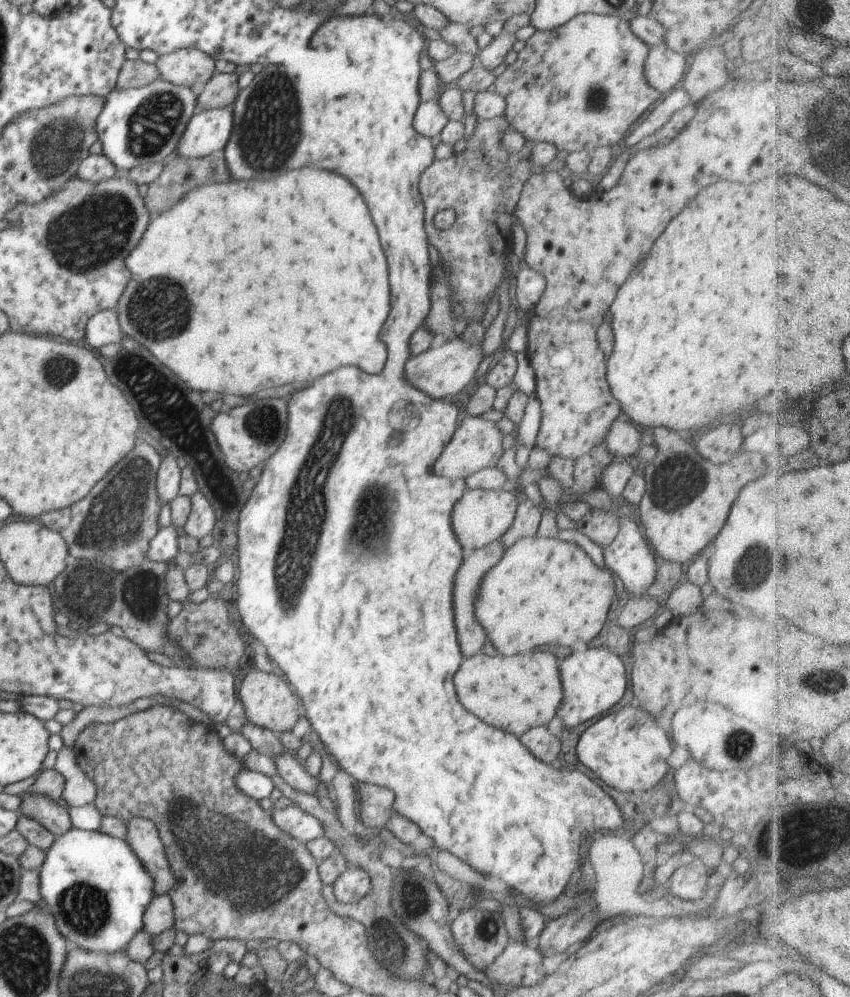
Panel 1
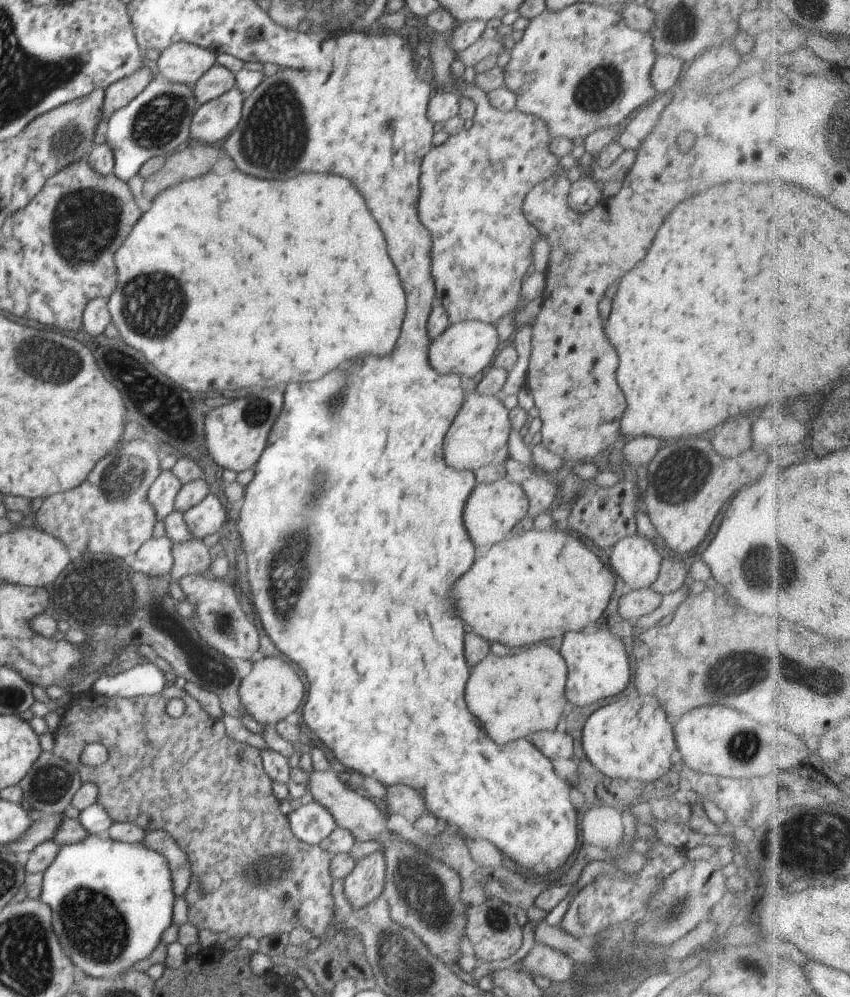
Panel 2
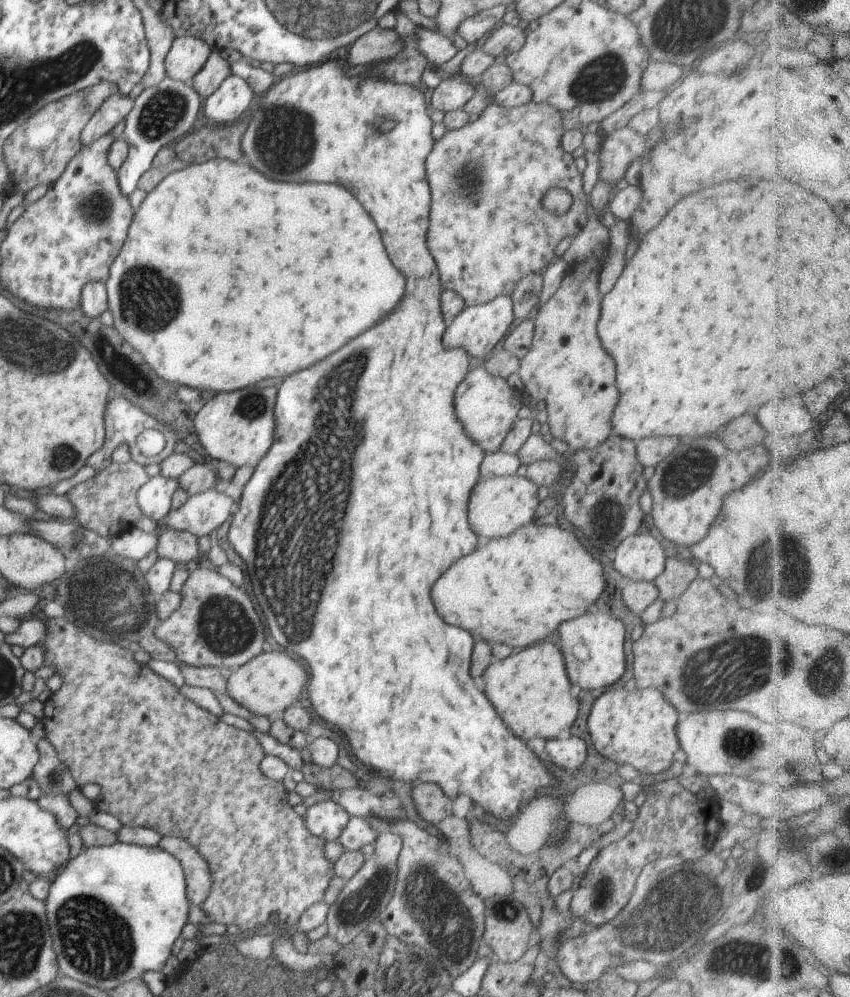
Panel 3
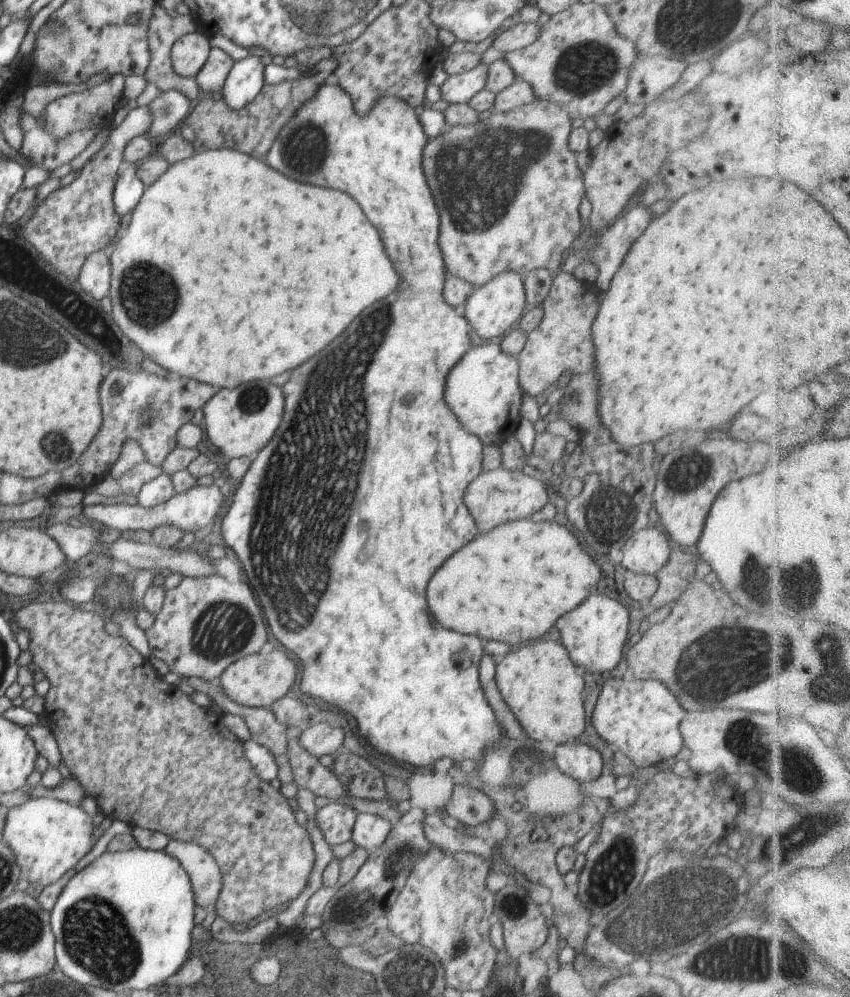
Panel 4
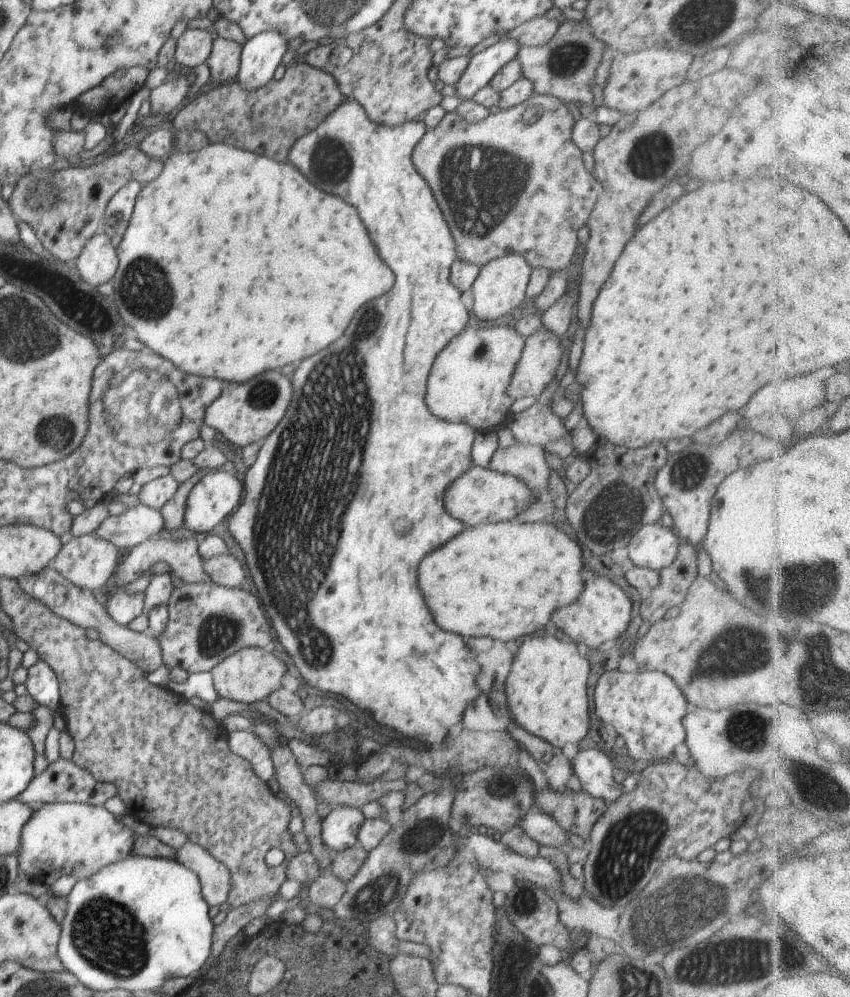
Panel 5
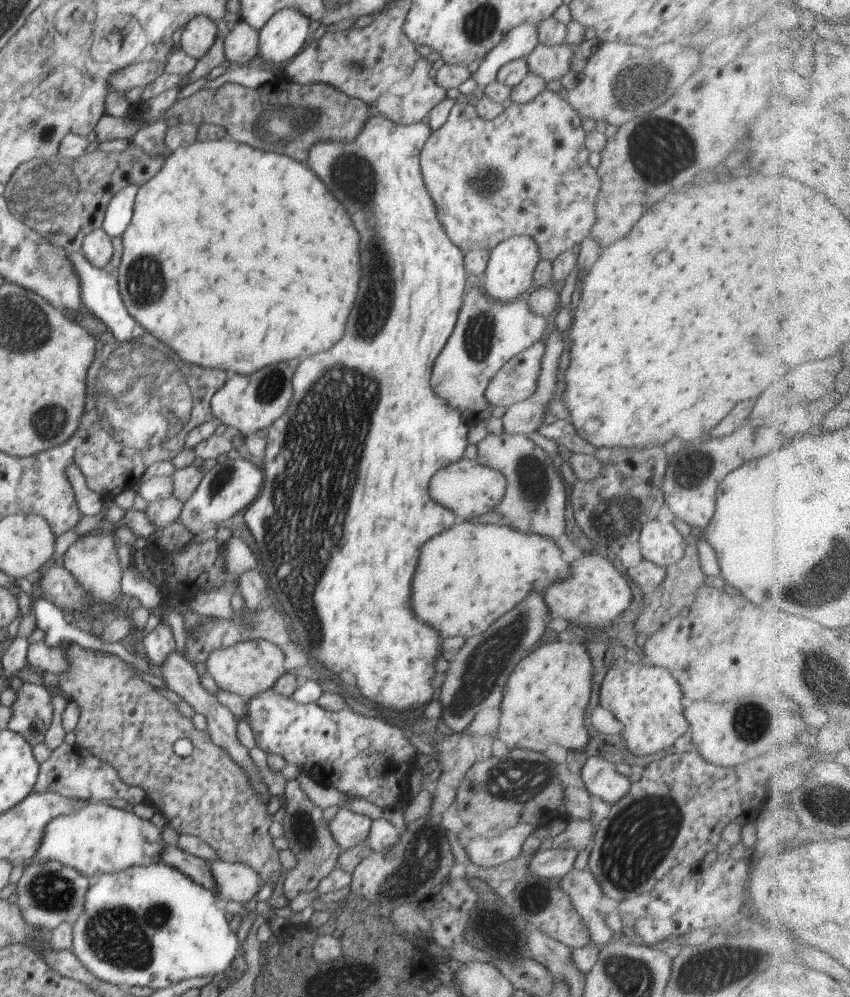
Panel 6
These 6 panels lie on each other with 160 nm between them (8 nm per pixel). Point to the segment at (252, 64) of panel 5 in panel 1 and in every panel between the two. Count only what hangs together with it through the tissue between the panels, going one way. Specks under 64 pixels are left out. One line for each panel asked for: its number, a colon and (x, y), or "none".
1: (208, 132)
2: (213, 121)
3: (231, 102)
4: (245, 81)

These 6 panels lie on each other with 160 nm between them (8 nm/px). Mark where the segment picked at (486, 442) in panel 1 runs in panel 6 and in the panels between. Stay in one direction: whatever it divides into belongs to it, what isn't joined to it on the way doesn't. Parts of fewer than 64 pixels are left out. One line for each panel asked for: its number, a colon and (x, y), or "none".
2: (478, 438)
3: (487, 407)
4: (483, 390)
5: (469, 383)
6: (488, 334)

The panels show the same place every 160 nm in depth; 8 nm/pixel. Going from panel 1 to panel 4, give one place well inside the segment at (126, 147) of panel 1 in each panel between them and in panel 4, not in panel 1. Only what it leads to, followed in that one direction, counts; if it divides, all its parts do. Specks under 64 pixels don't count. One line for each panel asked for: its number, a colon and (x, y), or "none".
2: (157, 122)
3: (162, 114)
4: (172, 107)

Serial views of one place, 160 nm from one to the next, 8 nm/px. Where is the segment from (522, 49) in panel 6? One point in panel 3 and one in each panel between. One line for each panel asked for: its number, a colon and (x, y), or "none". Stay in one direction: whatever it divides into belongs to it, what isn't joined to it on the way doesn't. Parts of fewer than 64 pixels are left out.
3: (451, 94)
4: (457, 89)
5: (482, 67)

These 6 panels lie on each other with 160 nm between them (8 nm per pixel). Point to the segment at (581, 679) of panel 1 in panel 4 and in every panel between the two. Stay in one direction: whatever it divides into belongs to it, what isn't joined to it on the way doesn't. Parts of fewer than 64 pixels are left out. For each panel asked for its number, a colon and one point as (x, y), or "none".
2: (627, 738)
3: (593, 645)
4: (641, 718)

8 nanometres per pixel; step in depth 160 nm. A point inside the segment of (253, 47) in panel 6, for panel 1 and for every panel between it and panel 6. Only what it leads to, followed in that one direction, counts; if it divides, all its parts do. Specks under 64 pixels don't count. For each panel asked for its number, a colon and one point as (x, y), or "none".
1: (221, 90)
2: (215, 82)
3: (215, 70)
4: (211, 78)
5: (223, 63)

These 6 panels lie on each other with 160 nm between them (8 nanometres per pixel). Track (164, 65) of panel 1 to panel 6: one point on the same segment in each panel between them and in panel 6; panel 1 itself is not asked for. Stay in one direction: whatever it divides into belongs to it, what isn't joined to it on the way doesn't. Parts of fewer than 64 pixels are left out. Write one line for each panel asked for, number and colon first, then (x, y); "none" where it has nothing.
2: (184, 63)
3: (187, 54)
4: (189, 54)
5: (193, 47)
6: (199, 34)

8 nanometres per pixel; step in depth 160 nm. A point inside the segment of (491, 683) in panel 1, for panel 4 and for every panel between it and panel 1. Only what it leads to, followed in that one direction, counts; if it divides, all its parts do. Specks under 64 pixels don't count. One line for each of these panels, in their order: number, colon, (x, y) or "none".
2: (517, 695)
3: (530, 690)
4: (541, 687)

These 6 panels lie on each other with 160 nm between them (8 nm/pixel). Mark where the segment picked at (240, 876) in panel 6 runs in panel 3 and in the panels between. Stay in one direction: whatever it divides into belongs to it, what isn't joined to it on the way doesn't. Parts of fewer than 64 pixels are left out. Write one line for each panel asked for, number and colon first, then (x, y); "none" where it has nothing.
3: (198, 878)
4: (206, 878)
5: (214, 877)

